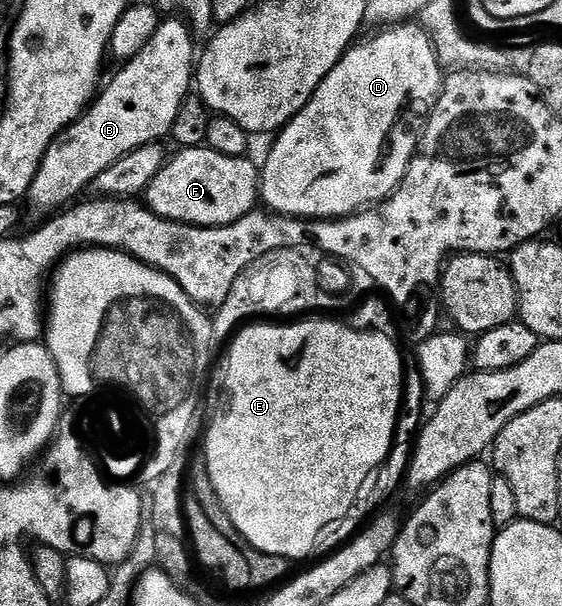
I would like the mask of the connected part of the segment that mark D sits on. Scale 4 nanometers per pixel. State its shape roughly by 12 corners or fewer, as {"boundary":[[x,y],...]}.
{"boundary":[[417,21],[354,42],[259,167],[259,199],[388,199],[443,90]]}

